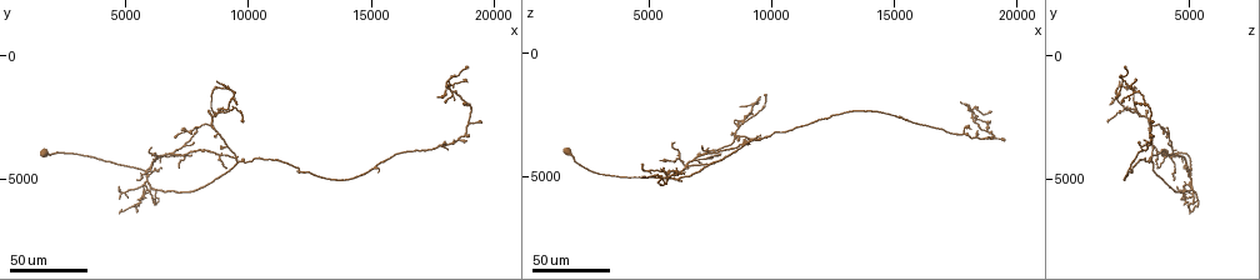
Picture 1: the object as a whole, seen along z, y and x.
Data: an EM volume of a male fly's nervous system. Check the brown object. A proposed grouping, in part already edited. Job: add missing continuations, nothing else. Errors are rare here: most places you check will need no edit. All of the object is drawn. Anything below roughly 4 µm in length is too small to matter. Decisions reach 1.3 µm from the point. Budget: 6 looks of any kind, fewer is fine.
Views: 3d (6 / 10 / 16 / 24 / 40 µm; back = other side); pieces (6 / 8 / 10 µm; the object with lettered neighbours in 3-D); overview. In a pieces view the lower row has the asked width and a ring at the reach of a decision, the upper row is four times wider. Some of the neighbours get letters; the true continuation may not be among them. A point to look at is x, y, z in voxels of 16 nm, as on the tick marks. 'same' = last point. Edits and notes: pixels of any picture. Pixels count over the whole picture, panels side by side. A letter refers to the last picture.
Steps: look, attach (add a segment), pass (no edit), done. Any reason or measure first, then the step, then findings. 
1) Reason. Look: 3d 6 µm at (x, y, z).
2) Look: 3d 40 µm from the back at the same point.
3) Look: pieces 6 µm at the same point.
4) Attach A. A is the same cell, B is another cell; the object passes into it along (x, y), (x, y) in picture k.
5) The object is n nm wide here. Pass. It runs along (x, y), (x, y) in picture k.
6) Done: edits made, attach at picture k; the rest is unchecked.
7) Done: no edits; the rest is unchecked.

Look: 3d 40 µm at (19000, 400, 2400).

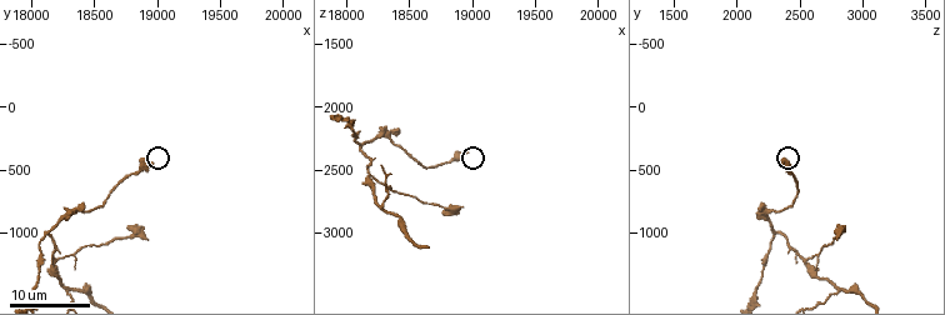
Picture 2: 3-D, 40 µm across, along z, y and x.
See the neighbours. Look: pieces 8 µm at (18960, 460, 2360).

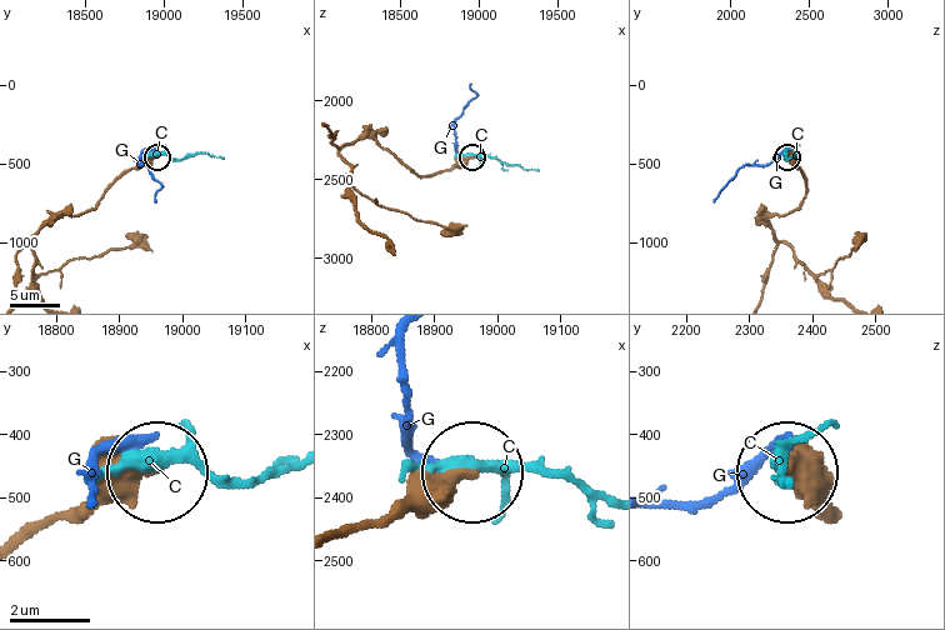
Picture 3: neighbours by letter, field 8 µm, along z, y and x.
Pass. C and G are other cells; it runs along (348, 164), (341, 150), (363, 138), (421, 175), (470, 158) in picture 3; no lettered segment goes on from it.

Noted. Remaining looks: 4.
Stops while still wide. Look: 3d 24 µm at (7600, 4000, 4400).

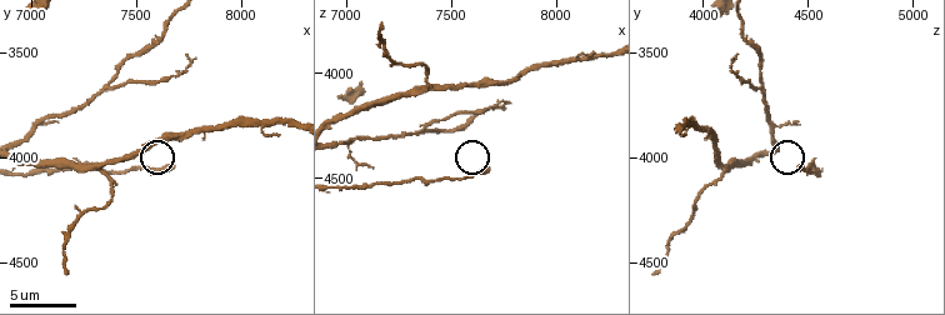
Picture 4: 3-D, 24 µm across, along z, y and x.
Look: pieces 6 µm at (7660, 4050, 4450).

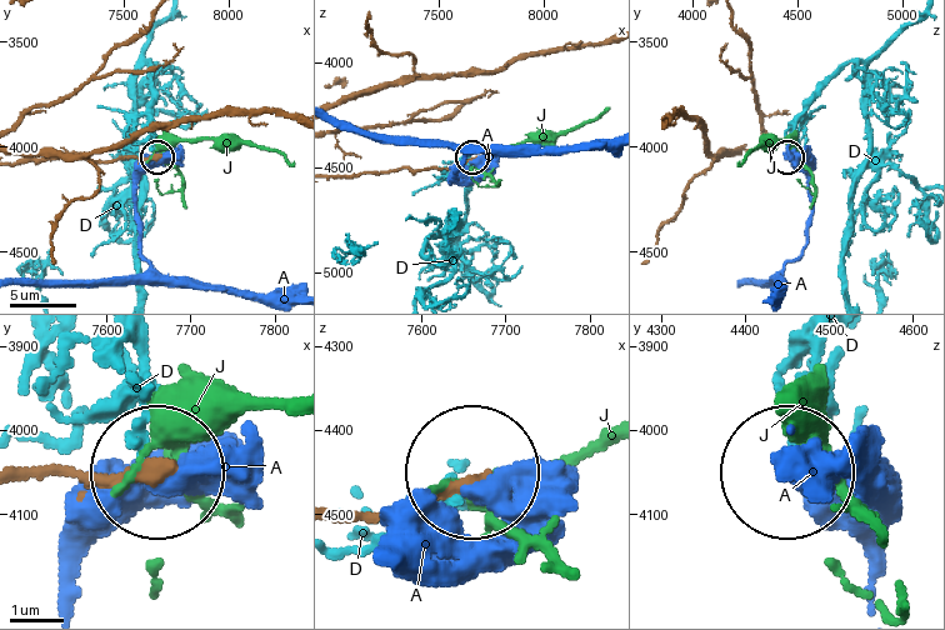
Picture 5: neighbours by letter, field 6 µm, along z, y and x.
The object is 320 nm wide here. Pass. A, D and J are other cells; it runs along (23, 163), (73, 151), (96, 161), (156, 159) in picture 5; no lettered segment goes on from it.

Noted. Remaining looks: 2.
Free end. Look: pieces 6 µm at (7170, 4560, 3770).

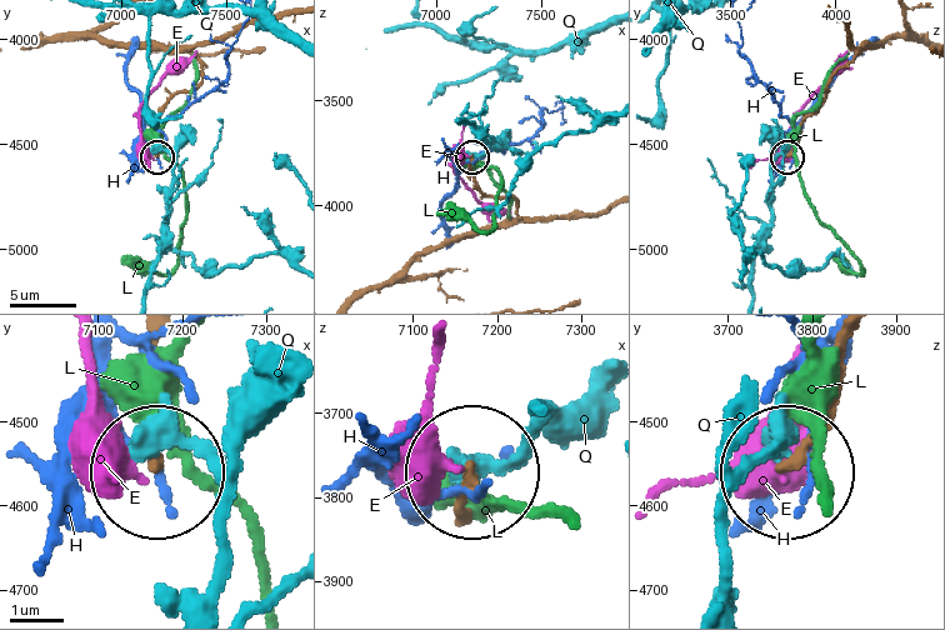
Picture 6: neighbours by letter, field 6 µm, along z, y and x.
Pass. E, H, L and Q are other cells; it runs along (156, 344), (151, 461) in picture 6; none of them fits.

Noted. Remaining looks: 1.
Done: no edits; the rest is unchecked.

